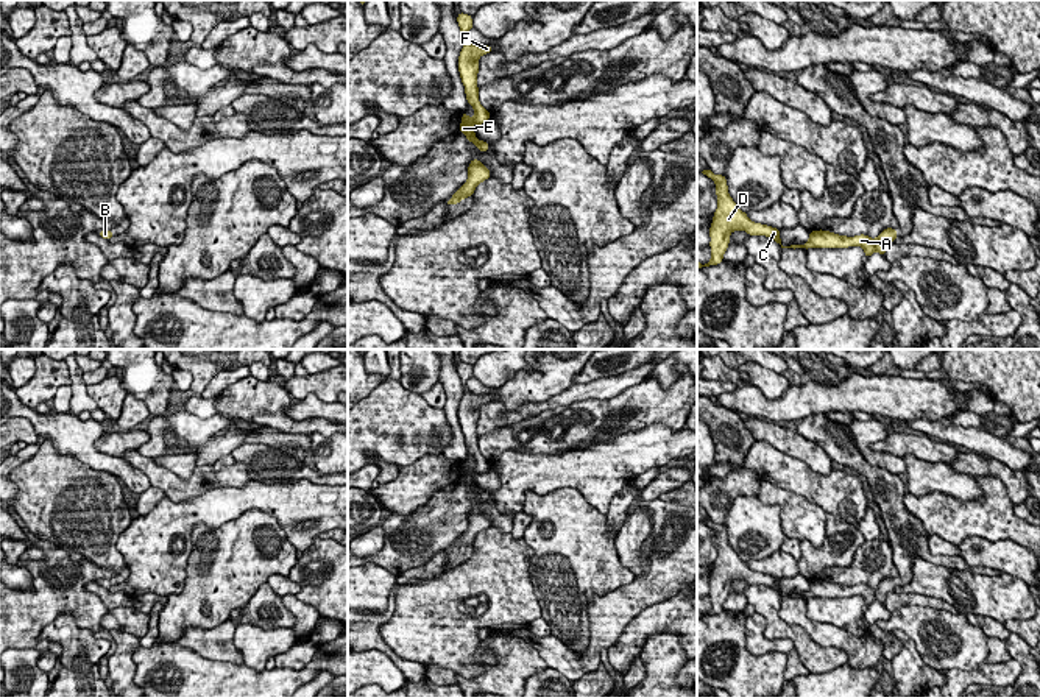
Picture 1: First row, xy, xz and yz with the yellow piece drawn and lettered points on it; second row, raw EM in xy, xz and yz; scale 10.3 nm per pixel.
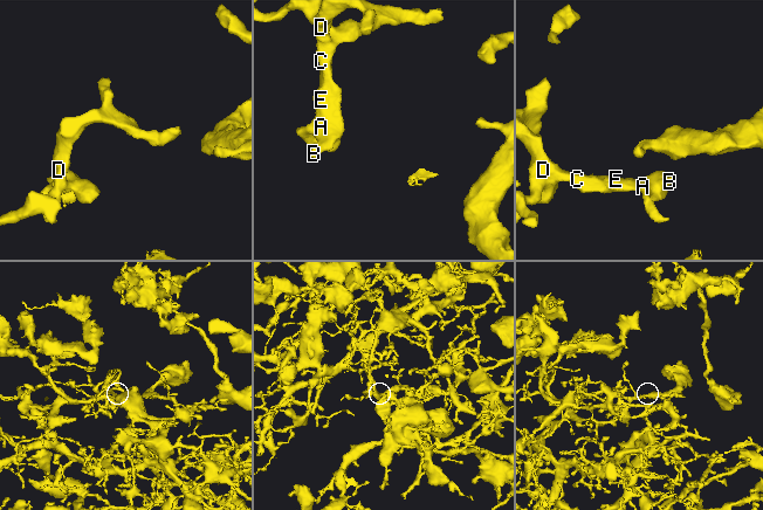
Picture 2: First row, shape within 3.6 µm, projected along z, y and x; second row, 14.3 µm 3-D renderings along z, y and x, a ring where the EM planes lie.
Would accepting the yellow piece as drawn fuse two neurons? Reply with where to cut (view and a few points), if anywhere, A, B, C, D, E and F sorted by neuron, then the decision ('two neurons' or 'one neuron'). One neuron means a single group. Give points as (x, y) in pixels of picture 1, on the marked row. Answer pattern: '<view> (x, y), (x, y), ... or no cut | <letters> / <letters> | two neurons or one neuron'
no cut | A B C D E F | one neuron

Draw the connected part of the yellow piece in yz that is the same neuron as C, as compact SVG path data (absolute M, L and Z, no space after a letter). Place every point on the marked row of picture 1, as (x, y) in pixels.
M709 168L703 170L702 173L716 182L717 209L709 226L711 259L705 265L697 260L697 270L723 262L722 257L730 245L730 235L733 231L742 229L747 232L747 235L766 235L781 245L781 229L753 223L747 217L747 212L742 212L738 207L728 193L727 178L723 175L714 175Z

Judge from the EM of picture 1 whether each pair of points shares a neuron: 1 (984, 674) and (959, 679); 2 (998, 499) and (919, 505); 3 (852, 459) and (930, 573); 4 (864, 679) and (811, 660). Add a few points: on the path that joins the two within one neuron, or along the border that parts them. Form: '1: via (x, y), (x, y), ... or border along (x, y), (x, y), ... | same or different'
1: via (978, 675), (965, 679) | same
2: via (978, 515), (939, 513) | same
3: border along (956, 568), (916, 559), (912, 577), (898, 585) | different
4: border along (847, 661), (828, 671), (810, 674) | different

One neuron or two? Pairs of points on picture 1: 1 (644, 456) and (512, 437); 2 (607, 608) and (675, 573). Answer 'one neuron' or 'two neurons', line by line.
1: two neurons
2: one neuron

